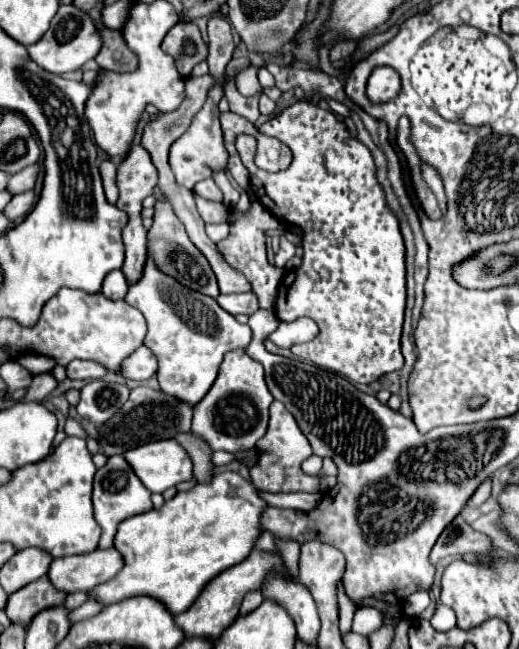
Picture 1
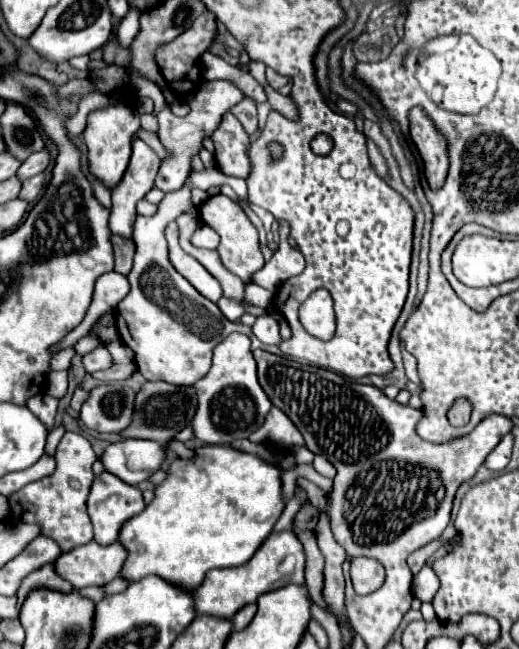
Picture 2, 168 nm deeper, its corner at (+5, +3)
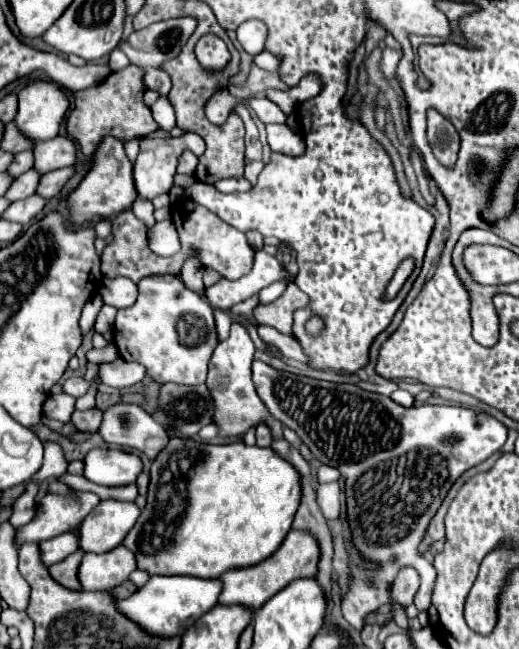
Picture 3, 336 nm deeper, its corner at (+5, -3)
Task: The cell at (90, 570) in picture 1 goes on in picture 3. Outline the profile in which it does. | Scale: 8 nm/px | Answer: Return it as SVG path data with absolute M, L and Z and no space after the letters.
M120 544L104 554L84 554L78 568L78 580L82 590L108 592L110 588L126 582L132 570L136 570L136 560L132 552Z

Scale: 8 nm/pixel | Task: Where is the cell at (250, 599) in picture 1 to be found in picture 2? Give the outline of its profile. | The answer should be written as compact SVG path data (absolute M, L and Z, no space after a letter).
M248 604L248 606L244 606L236 616L234 616L234 630L244 630L248 624L250 624L250 620L254 618L254 614L256 614L256 604Z

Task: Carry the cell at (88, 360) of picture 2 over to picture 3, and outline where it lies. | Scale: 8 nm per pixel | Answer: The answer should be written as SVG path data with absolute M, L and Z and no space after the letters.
M116 358L114 362L98 364L98 376L102 384L108 384L114 388L128 388L144 378L144 366Z

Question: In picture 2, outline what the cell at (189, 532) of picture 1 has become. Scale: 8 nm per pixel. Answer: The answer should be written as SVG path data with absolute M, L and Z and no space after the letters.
M200 446L194 458L176 458L168 462L164 470L166 480L154 488L154 500L142 514L130 518L120 530L120 544L128 550L128 558L120 574L130 582L156 574L184 590L196 590L208 570L246 564L268 538L286 506L280 468L232 446Z

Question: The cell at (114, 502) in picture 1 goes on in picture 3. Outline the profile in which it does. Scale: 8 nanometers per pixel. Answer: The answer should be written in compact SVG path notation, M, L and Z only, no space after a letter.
M114 498L100 500L80 526L80 548L96 554L110 552L126 538L138 516L140 508L134 502Z

